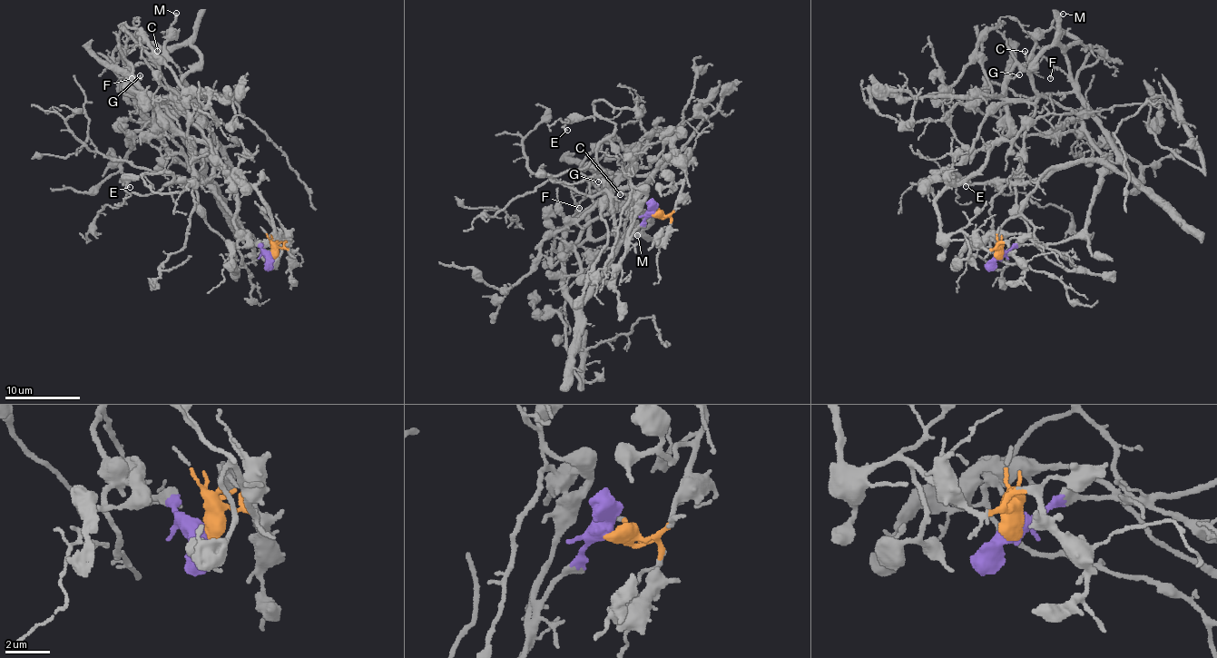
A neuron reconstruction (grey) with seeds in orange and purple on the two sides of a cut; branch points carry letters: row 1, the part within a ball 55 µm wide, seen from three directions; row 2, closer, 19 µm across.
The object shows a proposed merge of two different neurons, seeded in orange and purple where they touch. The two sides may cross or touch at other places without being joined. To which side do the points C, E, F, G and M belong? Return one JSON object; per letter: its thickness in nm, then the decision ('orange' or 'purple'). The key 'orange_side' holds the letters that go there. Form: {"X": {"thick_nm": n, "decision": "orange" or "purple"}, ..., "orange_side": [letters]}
{"C": {"thick_nm": 150, "decision": "orange"}, "E": {"thick_nm": 120, "decision": "purple"}, "F": {"thick_nm": 140, "decision": "purple"}, "G": {"thick_nm": 130, "decision": "orange"}, "M": {"thick_nm": 200, "decision": "orange"}, "orange_side": ["C", "G", "M"]}

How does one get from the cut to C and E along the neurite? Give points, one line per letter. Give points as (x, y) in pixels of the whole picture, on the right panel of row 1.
C: (1001, 255), (960, 231), (945, 235), (935, 201), (981, 166), (1005, 138), (1006, 76), (1029, 62), (1025, 51)
E: (999, 255), (1033, 244), (1022, 201), (1050, 168), (1038, 180), (1006, 183), (959, 182), (943, 173), (966, 186)

